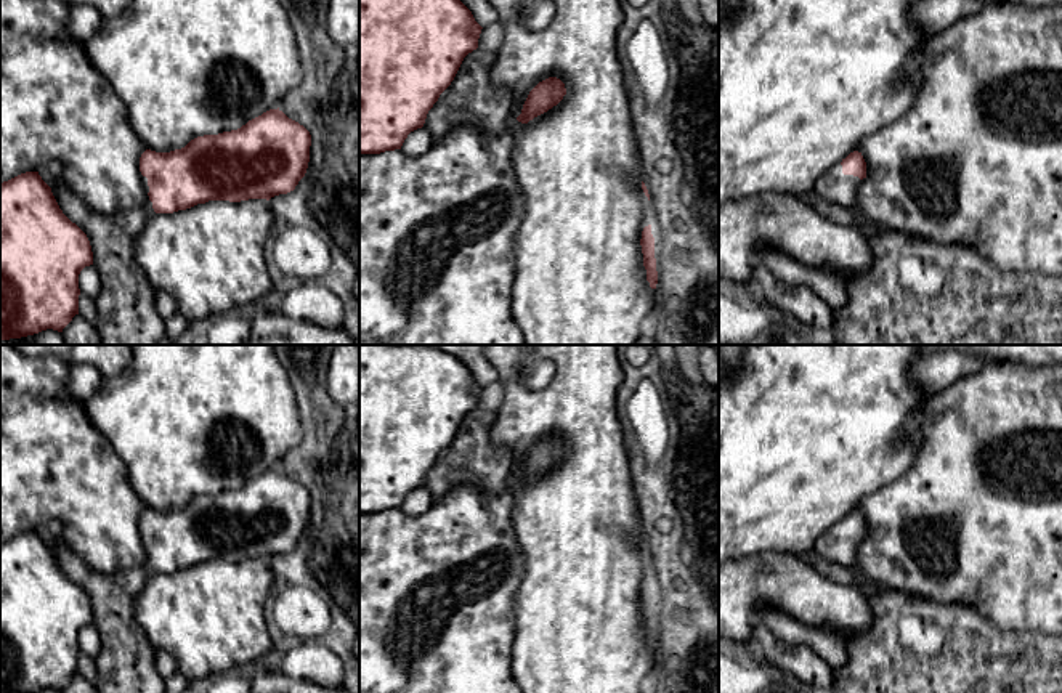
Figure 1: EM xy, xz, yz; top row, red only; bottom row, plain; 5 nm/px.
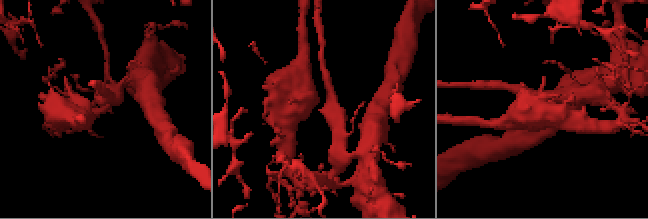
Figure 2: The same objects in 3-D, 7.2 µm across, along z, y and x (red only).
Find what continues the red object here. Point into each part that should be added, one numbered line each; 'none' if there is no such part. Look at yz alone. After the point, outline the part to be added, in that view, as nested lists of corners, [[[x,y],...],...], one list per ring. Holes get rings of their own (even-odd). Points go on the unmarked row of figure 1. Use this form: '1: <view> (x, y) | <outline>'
1: yz (833, 544) | [[[836,523],[817,539],[815,550],[829,561],[858,568],[858,541],[858,536],[844,534],[842,525]]]

